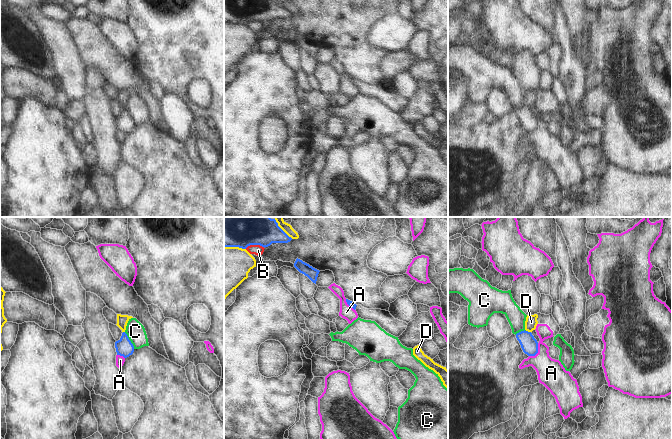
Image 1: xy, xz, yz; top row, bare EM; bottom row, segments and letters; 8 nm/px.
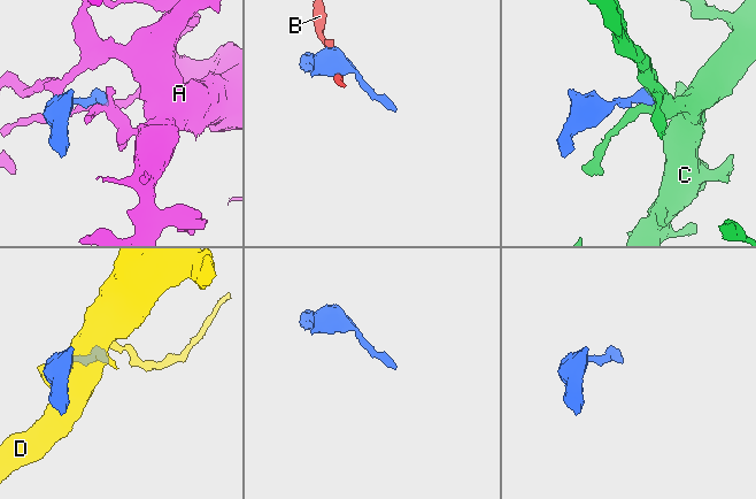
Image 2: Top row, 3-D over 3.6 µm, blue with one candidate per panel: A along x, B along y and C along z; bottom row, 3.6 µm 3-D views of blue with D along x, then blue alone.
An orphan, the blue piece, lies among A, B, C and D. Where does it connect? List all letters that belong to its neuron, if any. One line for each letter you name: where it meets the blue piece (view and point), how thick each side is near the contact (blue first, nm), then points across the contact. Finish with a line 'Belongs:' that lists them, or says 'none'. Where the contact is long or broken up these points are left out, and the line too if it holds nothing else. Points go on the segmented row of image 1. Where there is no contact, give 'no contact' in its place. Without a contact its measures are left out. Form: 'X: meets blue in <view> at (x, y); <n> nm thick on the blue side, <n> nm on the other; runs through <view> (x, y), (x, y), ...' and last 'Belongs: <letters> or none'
Belongs: none

